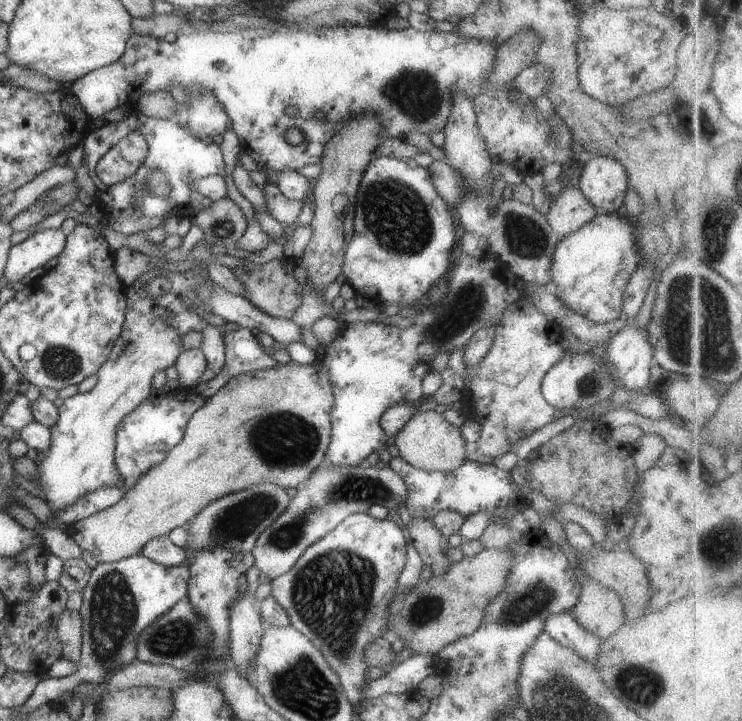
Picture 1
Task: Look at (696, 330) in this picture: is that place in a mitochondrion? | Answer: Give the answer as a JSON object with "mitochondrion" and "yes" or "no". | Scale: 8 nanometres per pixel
{"mitochondrion":"yes"}

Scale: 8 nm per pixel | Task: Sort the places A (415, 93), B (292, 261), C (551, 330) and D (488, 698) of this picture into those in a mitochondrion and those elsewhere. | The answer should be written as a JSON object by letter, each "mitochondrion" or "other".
{"A":"mitochondrion","B":"other","C":"other","D":"other"}

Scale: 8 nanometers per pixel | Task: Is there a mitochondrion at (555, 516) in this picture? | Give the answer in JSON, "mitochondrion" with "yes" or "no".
{"mitochondrion":"no"}

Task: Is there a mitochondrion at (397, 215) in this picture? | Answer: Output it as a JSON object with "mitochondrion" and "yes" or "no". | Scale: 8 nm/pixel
{"mitochondrion":"yes"}

